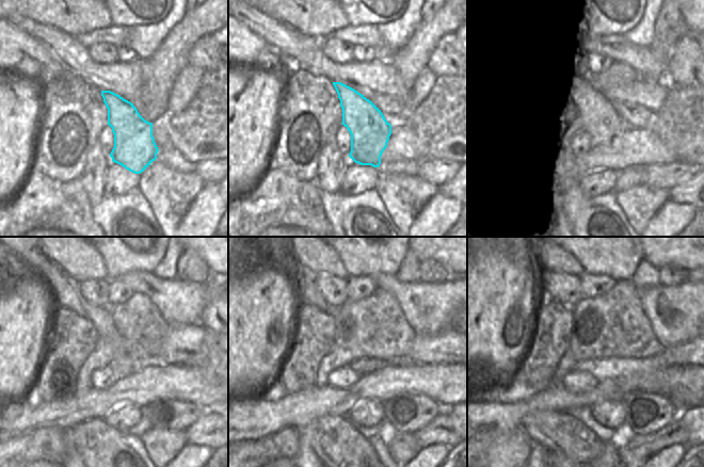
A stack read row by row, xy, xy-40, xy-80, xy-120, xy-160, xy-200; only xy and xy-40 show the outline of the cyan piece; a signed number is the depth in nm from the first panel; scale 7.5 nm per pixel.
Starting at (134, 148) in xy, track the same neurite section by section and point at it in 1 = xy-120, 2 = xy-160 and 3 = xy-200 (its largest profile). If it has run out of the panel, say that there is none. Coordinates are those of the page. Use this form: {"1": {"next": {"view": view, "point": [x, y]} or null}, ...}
{"1": {"next": {"view": "xy-120", "point": [128, 357]}}, "2": {"next": {"view": "xy-160", "point": [305, 291]}}, "3": {"next": {"view": "xy-200", "point": [541, 289]}}}

